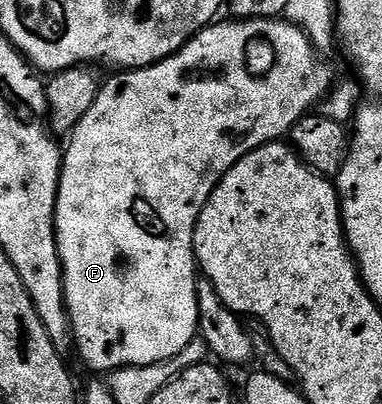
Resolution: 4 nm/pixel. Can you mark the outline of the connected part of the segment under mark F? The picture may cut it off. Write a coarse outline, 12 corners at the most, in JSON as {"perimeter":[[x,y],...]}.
{"perimeter":[[274,17],[113,72],[67,138],[96,372],[198,336],[194,231],[332,73]]}

